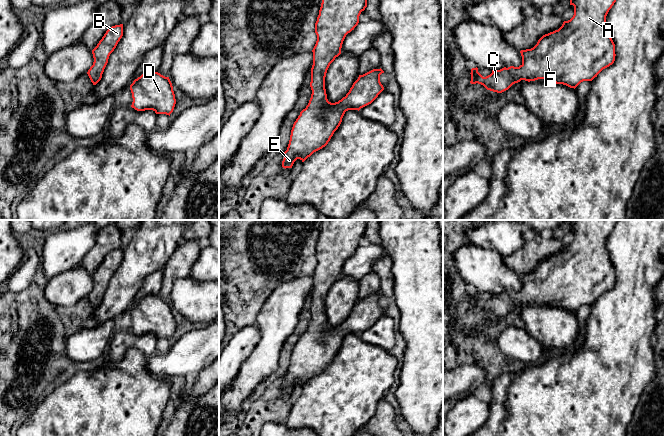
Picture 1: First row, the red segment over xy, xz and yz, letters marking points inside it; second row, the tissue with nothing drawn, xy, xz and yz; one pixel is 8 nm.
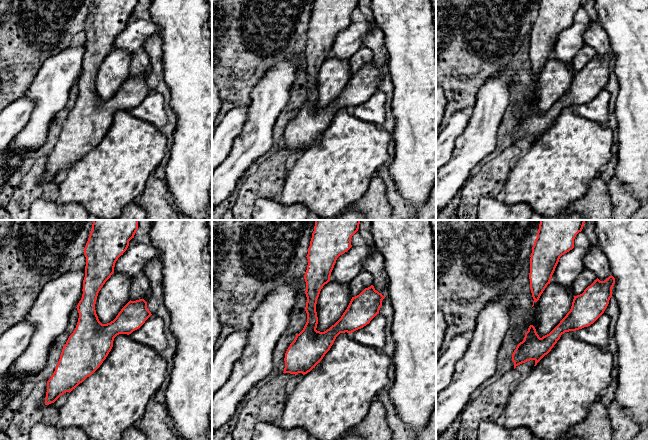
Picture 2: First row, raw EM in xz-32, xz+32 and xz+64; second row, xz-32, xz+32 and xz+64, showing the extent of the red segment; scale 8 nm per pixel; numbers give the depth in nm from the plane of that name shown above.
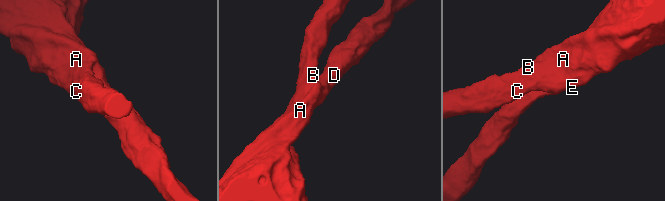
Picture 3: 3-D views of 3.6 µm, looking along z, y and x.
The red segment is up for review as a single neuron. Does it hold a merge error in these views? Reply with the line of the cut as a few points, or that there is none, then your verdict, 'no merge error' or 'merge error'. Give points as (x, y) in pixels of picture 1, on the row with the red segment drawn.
cut none; no merge error

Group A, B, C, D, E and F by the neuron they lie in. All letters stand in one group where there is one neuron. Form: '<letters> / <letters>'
A B C D E F

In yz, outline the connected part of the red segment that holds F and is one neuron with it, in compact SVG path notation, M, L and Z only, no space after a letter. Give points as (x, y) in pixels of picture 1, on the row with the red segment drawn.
M570 0L570 5L574 6L573 17L568 21L564 21L558 30L543 35L533 48L521 50L522 64L519 67L510 66L500 70L492 70L492 73L486 77L478 72L477 67L472 68L470 83L478 83L487 90L502 93L521 80L530 82L544 79L574 89L583 81L592 81L603 69L609 67L615 61L615 44L606 25L606 16L615 2L616 0Z

